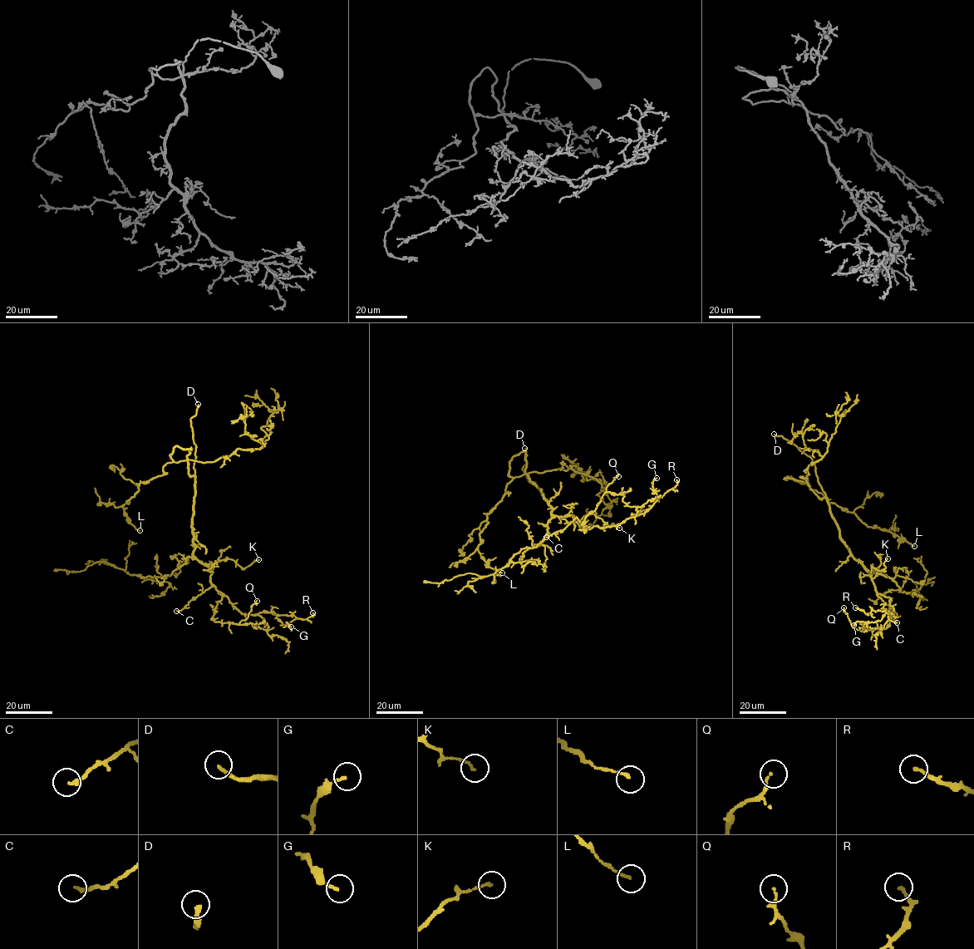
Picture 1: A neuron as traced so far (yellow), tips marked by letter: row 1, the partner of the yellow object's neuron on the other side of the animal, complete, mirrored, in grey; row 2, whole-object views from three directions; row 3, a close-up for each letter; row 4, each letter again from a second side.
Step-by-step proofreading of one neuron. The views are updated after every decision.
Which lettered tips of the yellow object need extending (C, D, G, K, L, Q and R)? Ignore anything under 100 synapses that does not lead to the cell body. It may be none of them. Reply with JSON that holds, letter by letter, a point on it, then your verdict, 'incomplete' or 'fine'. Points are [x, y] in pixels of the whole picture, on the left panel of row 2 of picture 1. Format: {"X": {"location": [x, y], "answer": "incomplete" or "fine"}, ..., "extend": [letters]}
{"C": {"location": [176, 611], "answer": "fine"}, "D": {"location": [198, 404], "answer": "incomplete"}, "G": {"location": [291, 626], "answer": "fine"}, "K": {"location": [258, 559], "answer": "fine"}, "L": {"location": [140, 530], "answer": "fine"}, "Q": {"location": [257, 601], "answer": "fine"}, "R": {"location": [312, 612], "answer": "fine"}, "extend": ["D"]}

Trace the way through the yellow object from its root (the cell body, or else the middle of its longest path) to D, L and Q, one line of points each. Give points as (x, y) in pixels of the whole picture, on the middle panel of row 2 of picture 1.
D: (541, 494), (541, 489), (534, 485), (535, 483), (529, 482), (523, 469), (526, 463), (524, 448)
L: (541, 494), (528, 475), (515, 476), (487, 514), (478, 549), (486, 564), (502, 572)
Q: (541, 494), (552, 514), (573, 515), (588, 528), (583, 521), (618, 476)

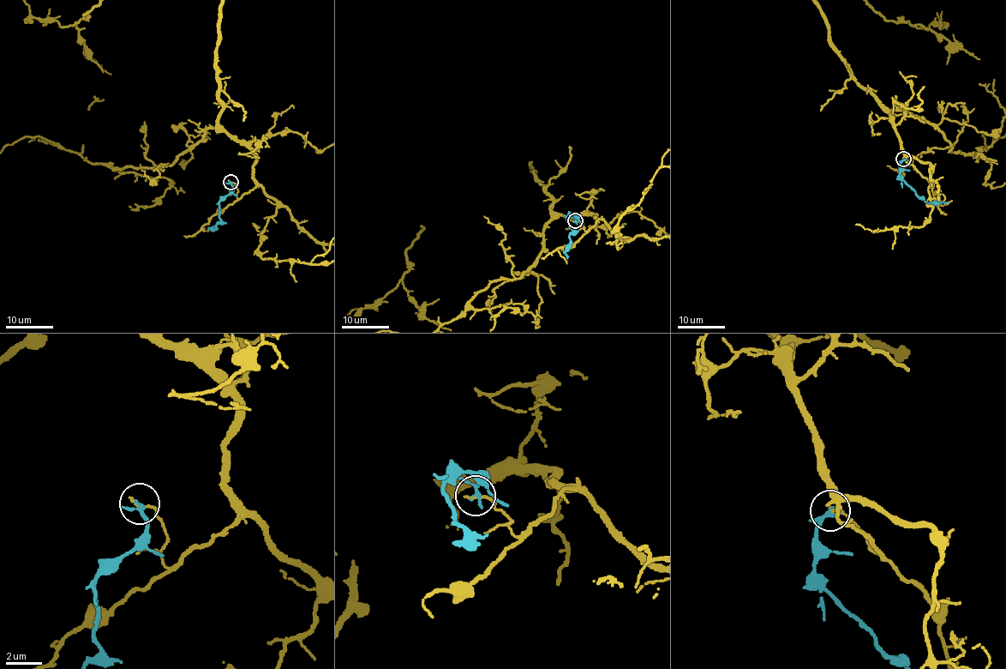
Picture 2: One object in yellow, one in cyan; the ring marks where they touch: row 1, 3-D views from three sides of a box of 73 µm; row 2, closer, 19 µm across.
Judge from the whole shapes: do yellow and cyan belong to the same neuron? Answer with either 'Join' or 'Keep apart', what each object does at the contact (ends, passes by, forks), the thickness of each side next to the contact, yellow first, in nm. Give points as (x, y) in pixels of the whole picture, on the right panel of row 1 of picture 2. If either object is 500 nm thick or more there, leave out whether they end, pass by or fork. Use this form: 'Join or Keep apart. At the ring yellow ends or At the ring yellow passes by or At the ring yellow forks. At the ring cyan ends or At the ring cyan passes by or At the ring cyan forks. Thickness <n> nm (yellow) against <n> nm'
Keep apart. At the ring yellow ends. At the ring cyan passes by. Thickness 140 nm (yellow) against 190 nm

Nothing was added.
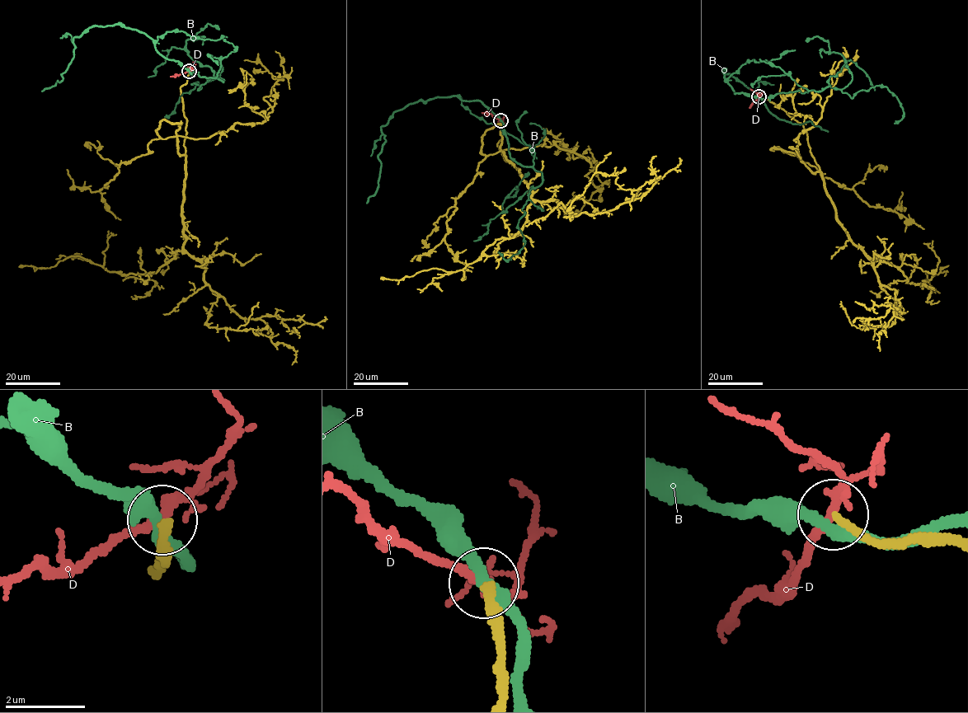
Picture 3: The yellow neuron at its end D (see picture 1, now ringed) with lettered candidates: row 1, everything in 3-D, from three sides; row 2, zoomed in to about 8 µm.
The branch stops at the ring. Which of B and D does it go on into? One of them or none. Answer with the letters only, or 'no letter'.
no letter

